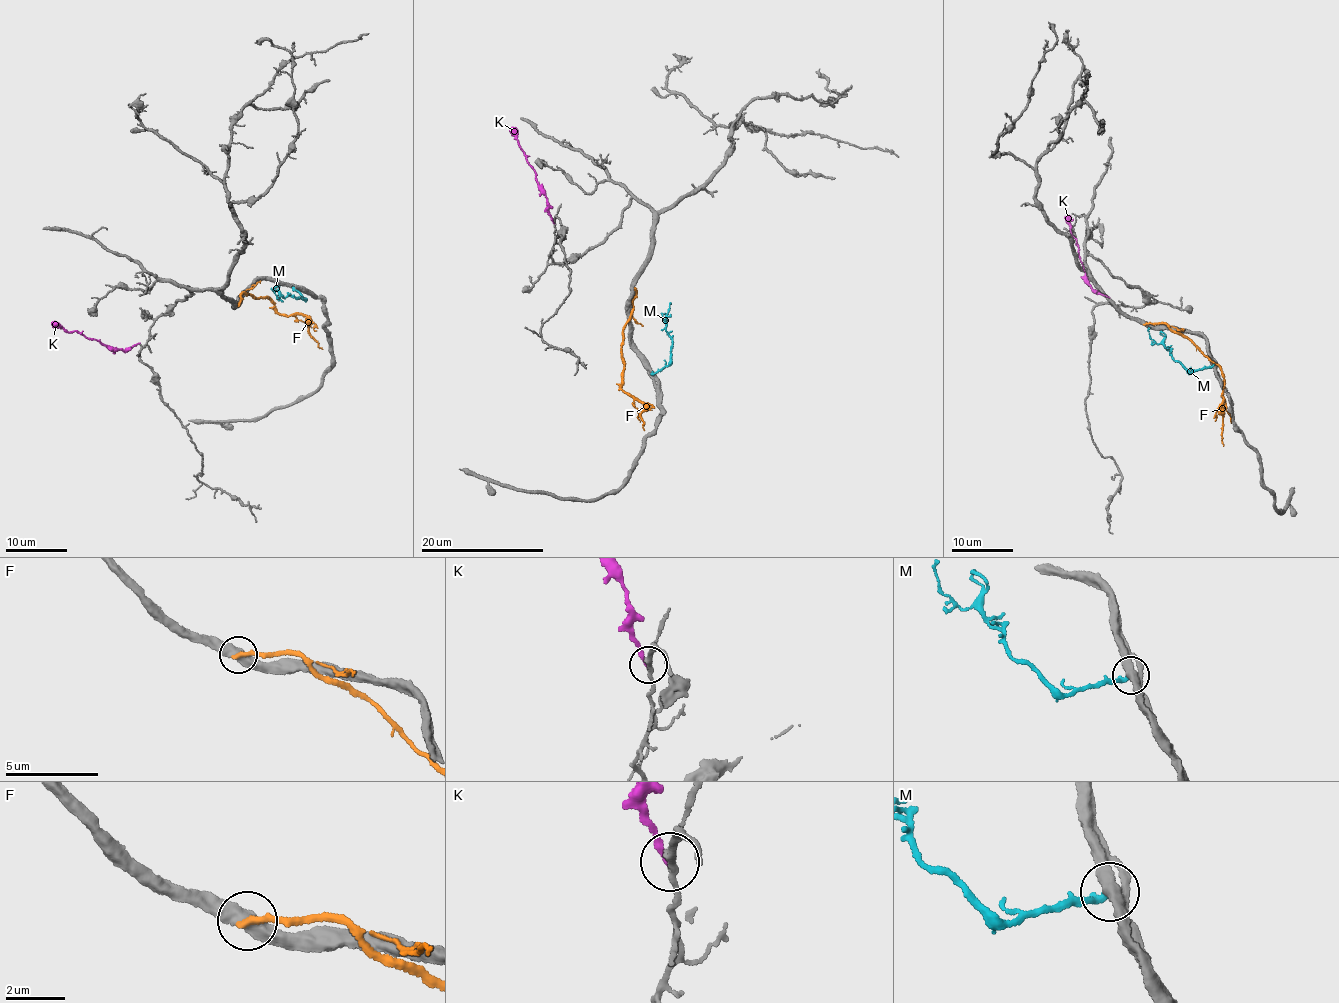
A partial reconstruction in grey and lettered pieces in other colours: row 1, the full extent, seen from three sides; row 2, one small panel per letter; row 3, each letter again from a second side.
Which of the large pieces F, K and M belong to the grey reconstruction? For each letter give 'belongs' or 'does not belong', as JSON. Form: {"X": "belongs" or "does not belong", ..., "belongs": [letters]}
{"F": "does not belong", "K": "does not belong", "M": "does not belong", "belongs": []}

